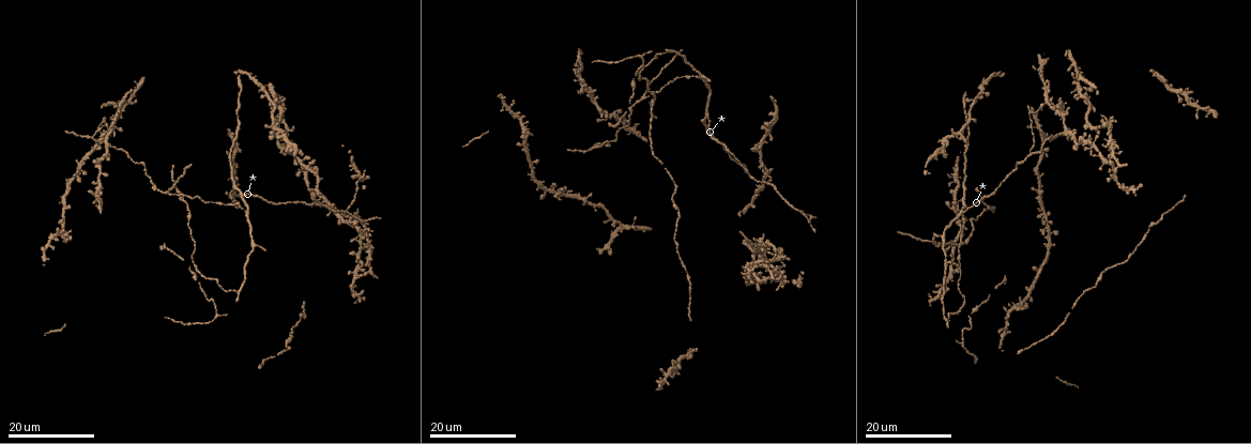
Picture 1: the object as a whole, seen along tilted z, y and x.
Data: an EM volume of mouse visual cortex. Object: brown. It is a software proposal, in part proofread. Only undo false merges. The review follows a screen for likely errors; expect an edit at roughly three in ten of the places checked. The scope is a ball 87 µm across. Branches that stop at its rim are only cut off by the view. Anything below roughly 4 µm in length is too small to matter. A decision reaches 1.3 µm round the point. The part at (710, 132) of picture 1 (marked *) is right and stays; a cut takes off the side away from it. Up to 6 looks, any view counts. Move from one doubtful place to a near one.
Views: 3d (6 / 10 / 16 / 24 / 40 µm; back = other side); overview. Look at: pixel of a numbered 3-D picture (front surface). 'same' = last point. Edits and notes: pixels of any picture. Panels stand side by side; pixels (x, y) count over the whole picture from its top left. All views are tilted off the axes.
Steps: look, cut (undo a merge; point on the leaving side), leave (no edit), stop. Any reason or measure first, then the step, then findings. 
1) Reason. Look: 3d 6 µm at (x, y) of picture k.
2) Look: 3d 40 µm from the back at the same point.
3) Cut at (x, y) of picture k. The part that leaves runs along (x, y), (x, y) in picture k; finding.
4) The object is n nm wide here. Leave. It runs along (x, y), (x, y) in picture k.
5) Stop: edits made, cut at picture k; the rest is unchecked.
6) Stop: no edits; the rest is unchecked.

Branch point. Look: 3d 16 µm at (91, 135) of picture 1.

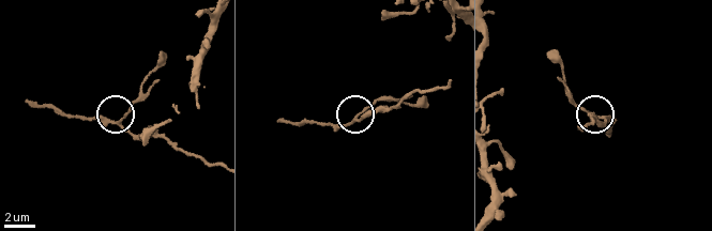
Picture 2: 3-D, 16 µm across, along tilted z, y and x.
Zoom in. Look: 3d 10 µm at (117, 122) of picture 2.

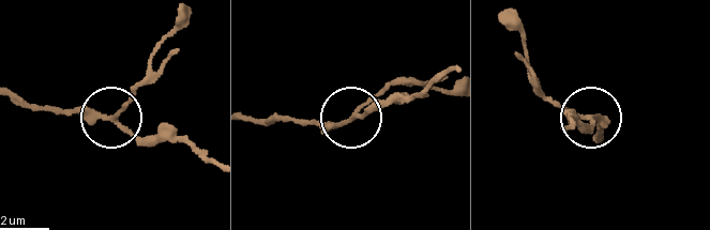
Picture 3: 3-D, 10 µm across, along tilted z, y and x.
3 arms meet here. Cut at (134, 98) of picture 3. The part that leaves runs along (116, 113), (131, 101), (150, 56), (176, 17) in picture 3; two cells meet here.

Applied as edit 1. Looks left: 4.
Look: overview.

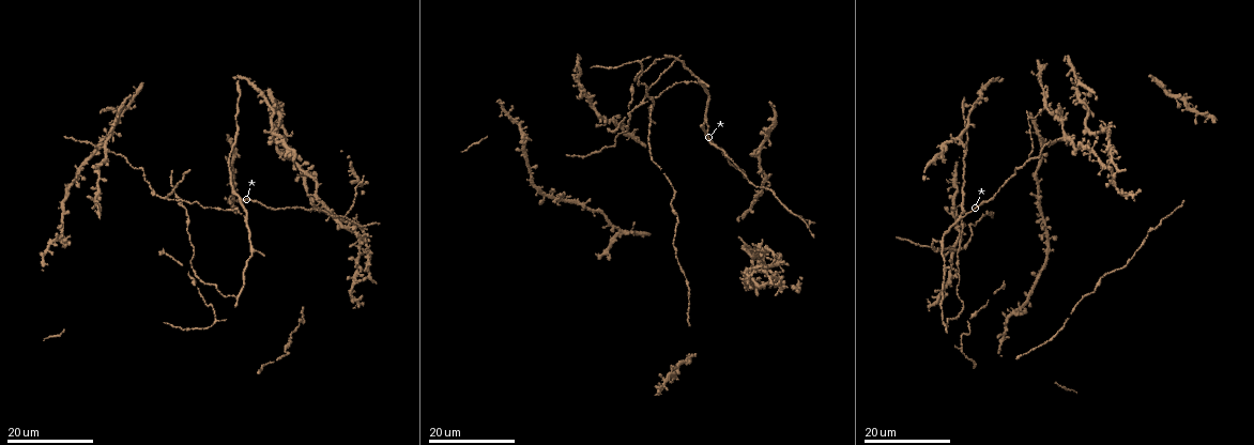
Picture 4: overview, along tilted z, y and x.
Three-way junction. Look: 3d 24 µm at (164, 196) of picture 4.

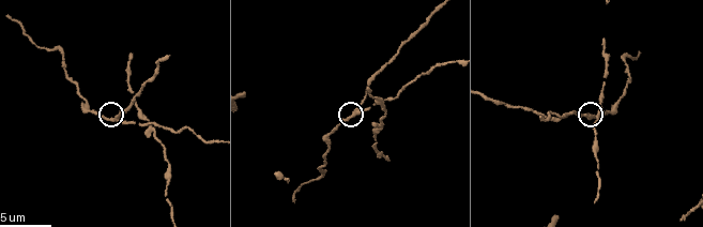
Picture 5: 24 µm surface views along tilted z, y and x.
Closer look. Look: 3d 10 µm at (355, 113) of picture 5.

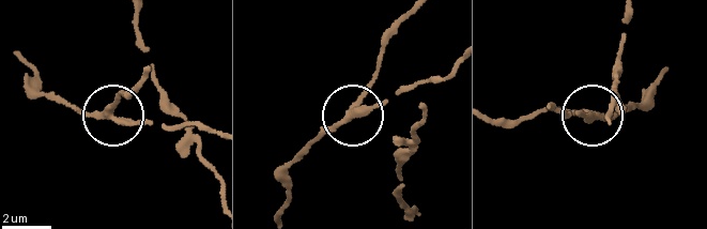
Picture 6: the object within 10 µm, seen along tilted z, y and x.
Look: 3d 6 µm at (107, 110) of picture 6.

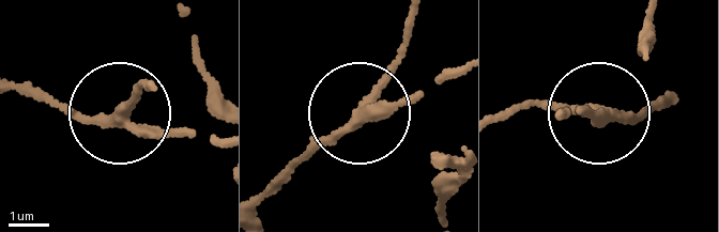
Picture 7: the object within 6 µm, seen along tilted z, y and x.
The side arm is 16 µm long. Cut at (134, 83) of picture 7. The part that leaves runs along (355, 114), (412, 11) in picture 7; a second cell is stuck on.

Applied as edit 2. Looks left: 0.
Stop: edits made, cut at picture 3, cut at picture 7; the rest is unchecked.

